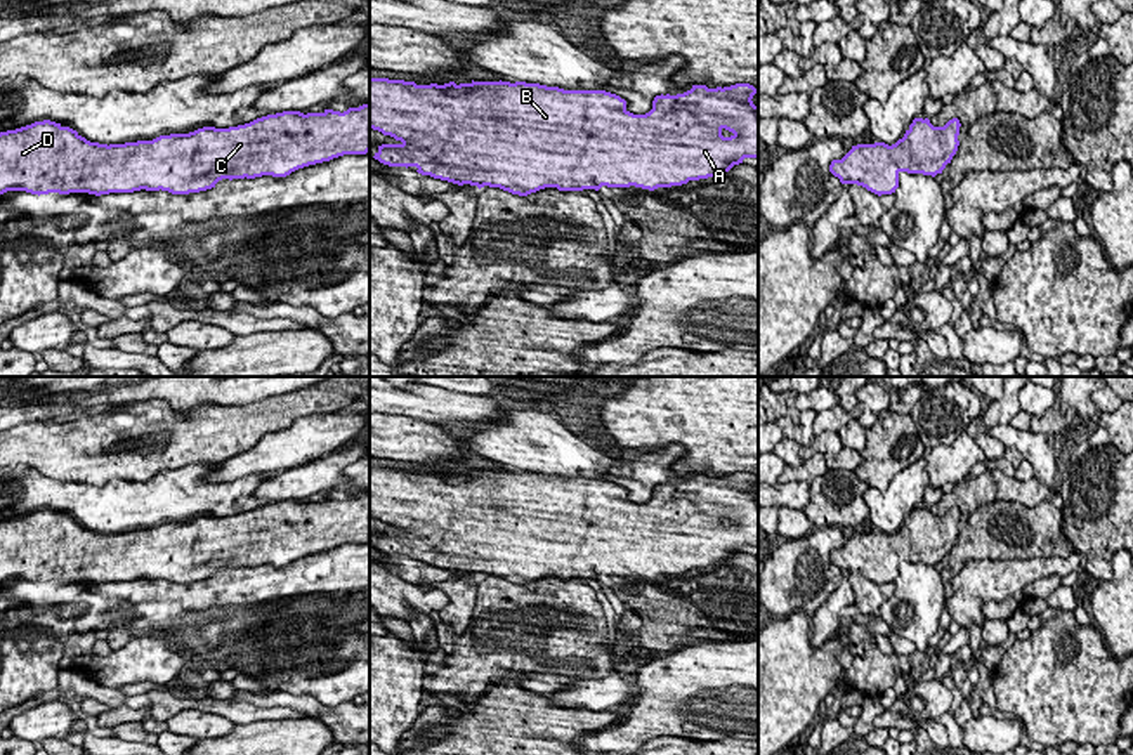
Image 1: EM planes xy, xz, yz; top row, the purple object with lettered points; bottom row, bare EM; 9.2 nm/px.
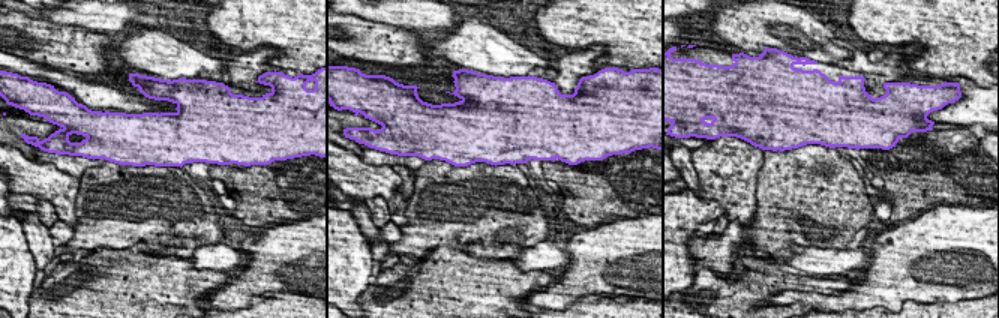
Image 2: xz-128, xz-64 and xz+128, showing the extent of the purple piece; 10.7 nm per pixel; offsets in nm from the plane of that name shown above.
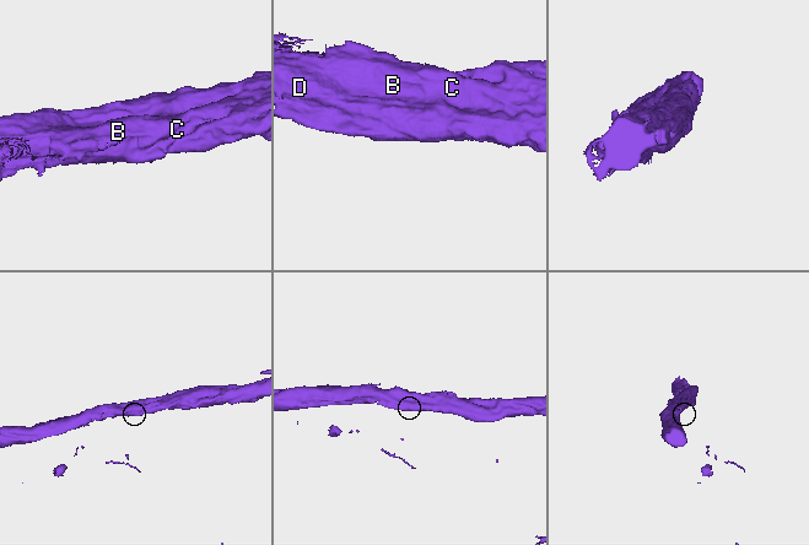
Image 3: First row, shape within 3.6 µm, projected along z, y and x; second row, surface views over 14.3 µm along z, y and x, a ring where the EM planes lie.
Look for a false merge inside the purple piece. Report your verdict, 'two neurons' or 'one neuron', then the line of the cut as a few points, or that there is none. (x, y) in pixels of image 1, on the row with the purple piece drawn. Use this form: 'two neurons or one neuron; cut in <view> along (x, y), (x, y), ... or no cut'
one neuron; no cut

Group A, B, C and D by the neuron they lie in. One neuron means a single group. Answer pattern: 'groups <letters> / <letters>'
groups A B C D

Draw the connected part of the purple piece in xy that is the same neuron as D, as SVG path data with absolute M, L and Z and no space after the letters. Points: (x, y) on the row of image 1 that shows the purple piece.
M370 104L349 108L344 113L283 111L238 127L203 127L189 134L109 146L90 142L69 127L43 120L0 132L0 194L26 191L38 196L49 193L101 196L141 189L189 194L212 189L222 179L286 177L309 165L368 151Z

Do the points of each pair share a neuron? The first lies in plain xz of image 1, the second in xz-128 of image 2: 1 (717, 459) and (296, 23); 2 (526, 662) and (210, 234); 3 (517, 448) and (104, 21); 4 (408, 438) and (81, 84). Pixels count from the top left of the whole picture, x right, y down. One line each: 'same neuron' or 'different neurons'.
1: same neuron
2: same neuron
3: different neurons
4: different neurons

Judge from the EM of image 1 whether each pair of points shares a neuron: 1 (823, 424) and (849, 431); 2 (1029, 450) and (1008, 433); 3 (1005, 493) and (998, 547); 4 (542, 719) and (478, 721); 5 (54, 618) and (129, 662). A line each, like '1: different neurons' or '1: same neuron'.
1: same neuron
2: same neuron
3: different neurons
4: same neuron
5: same neuron

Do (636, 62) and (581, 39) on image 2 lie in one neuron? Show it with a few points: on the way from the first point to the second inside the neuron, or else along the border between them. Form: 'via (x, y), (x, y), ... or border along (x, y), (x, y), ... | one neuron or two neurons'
via (623, 48), (611, 36), (594, 36) | one neuron

